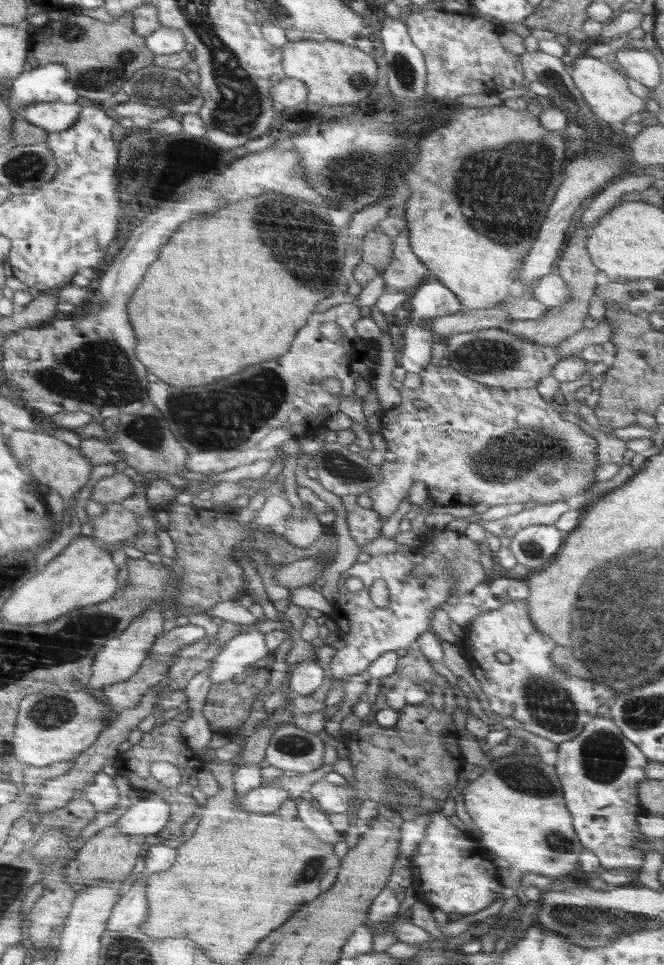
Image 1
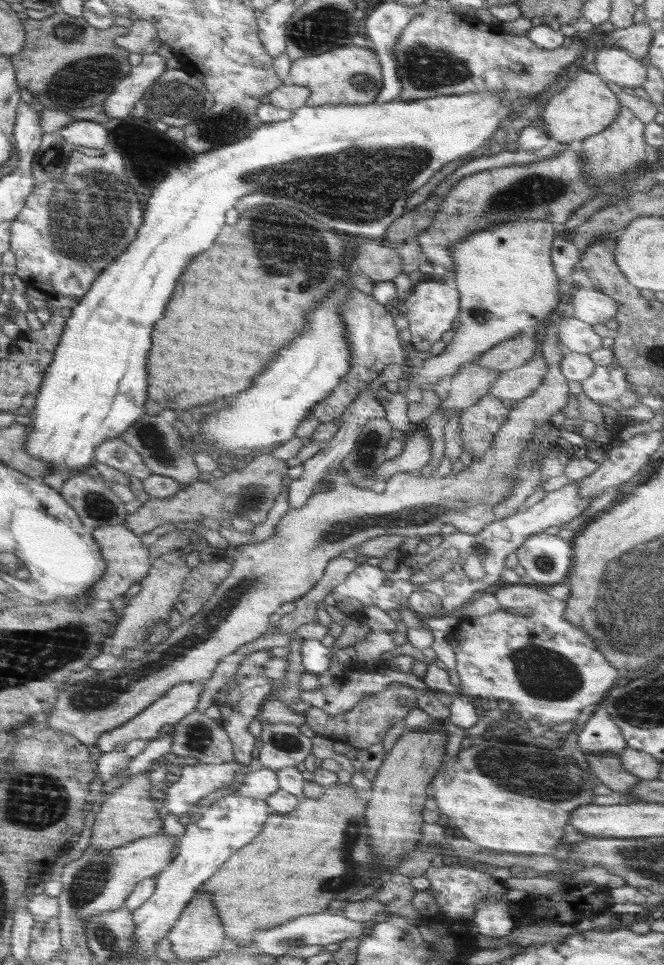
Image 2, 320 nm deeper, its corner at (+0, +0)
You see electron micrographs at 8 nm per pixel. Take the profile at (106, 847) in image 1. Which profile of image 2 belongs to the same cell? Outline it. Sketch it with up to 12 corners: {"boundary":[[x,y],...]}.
{"boundary":[[148,771],[111,785],[89,845],[110,850],[162,830]]}

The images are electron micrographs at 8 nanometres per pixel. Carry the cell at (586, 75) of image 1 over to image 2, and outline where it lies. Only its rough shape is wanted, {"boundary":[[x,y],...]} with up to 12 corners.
{"boundary":[[578,71],[546,100],[549,138],[579,143],[621,109],[608,82]]}

